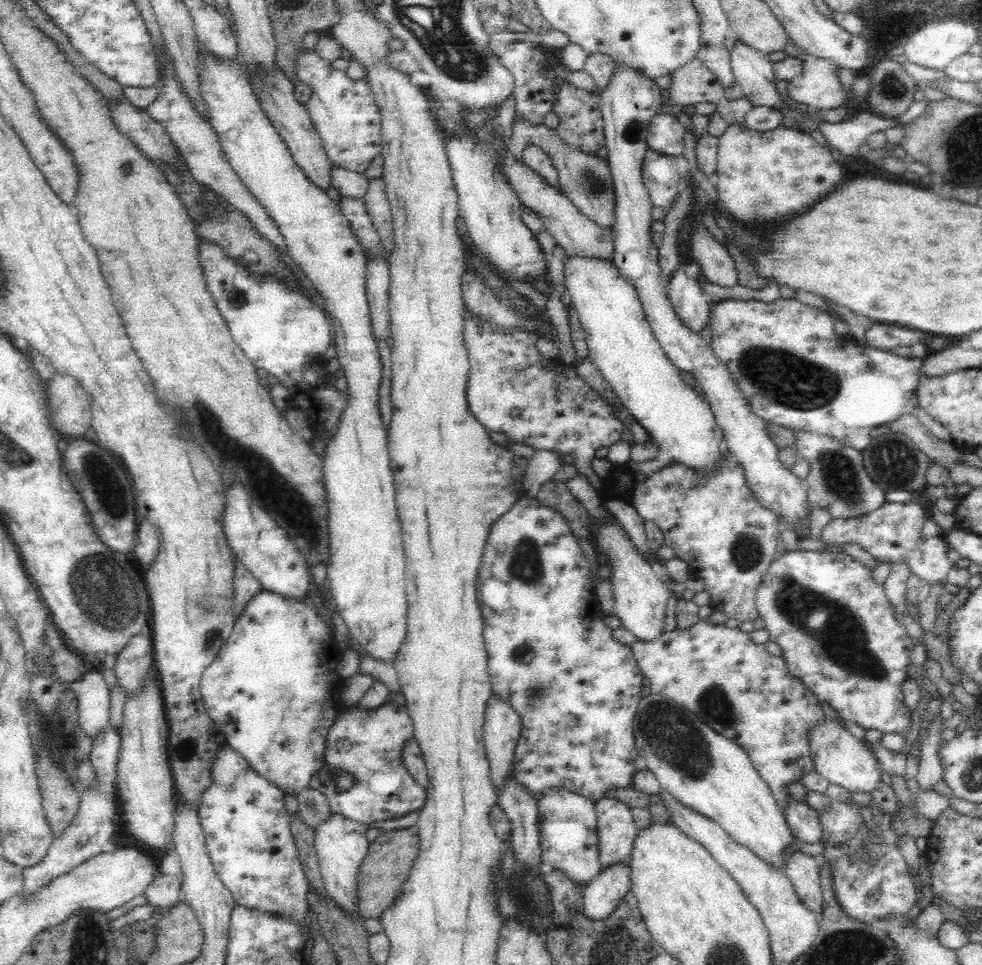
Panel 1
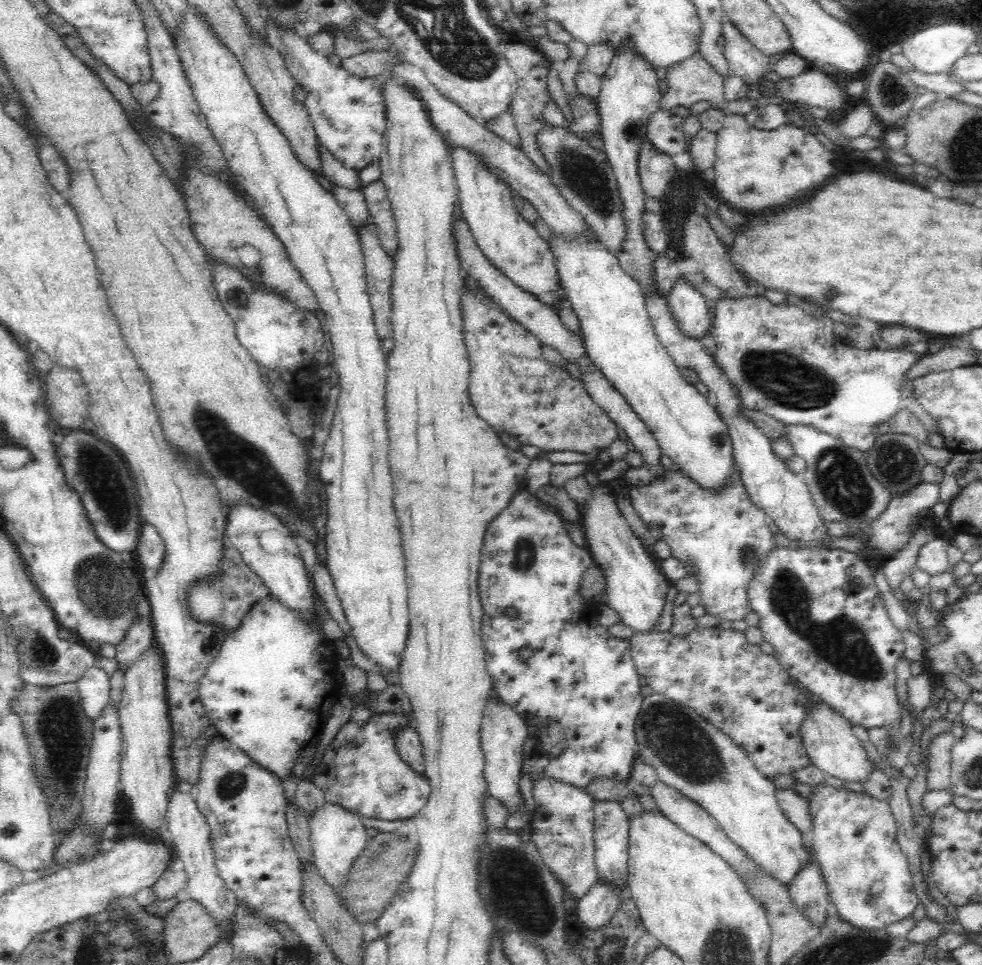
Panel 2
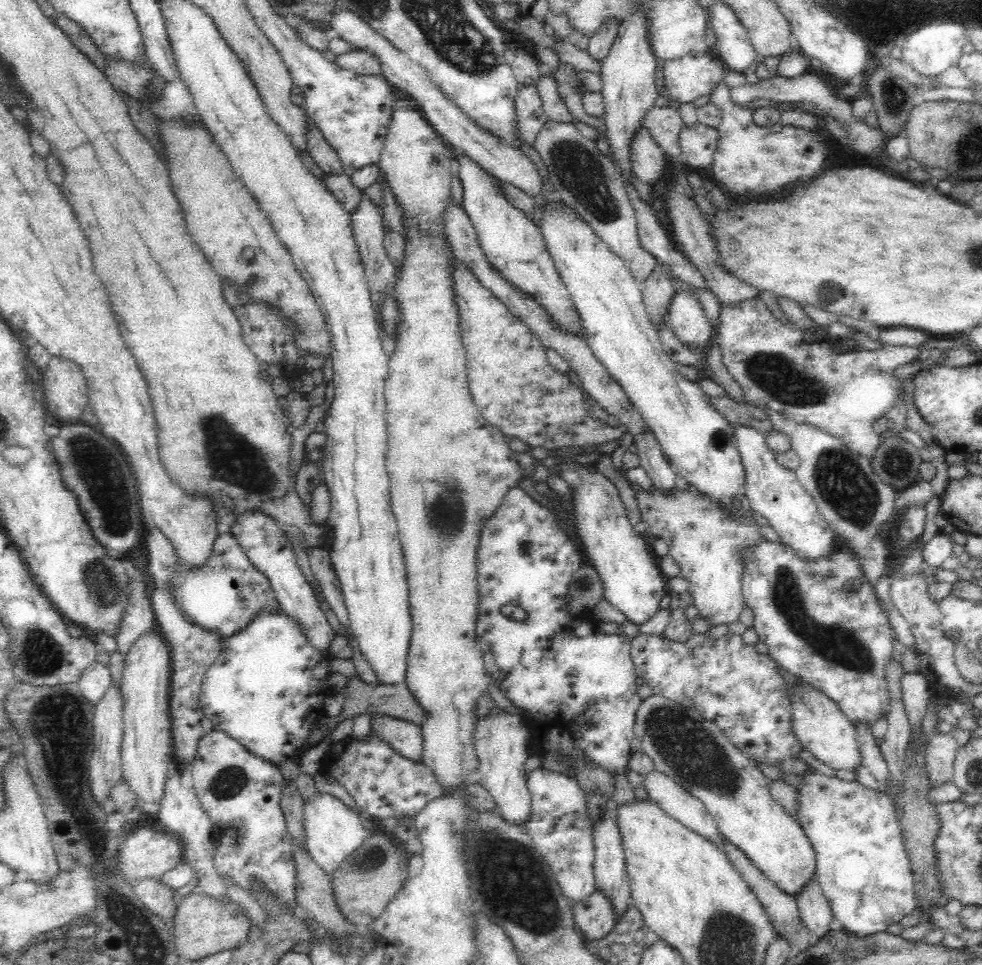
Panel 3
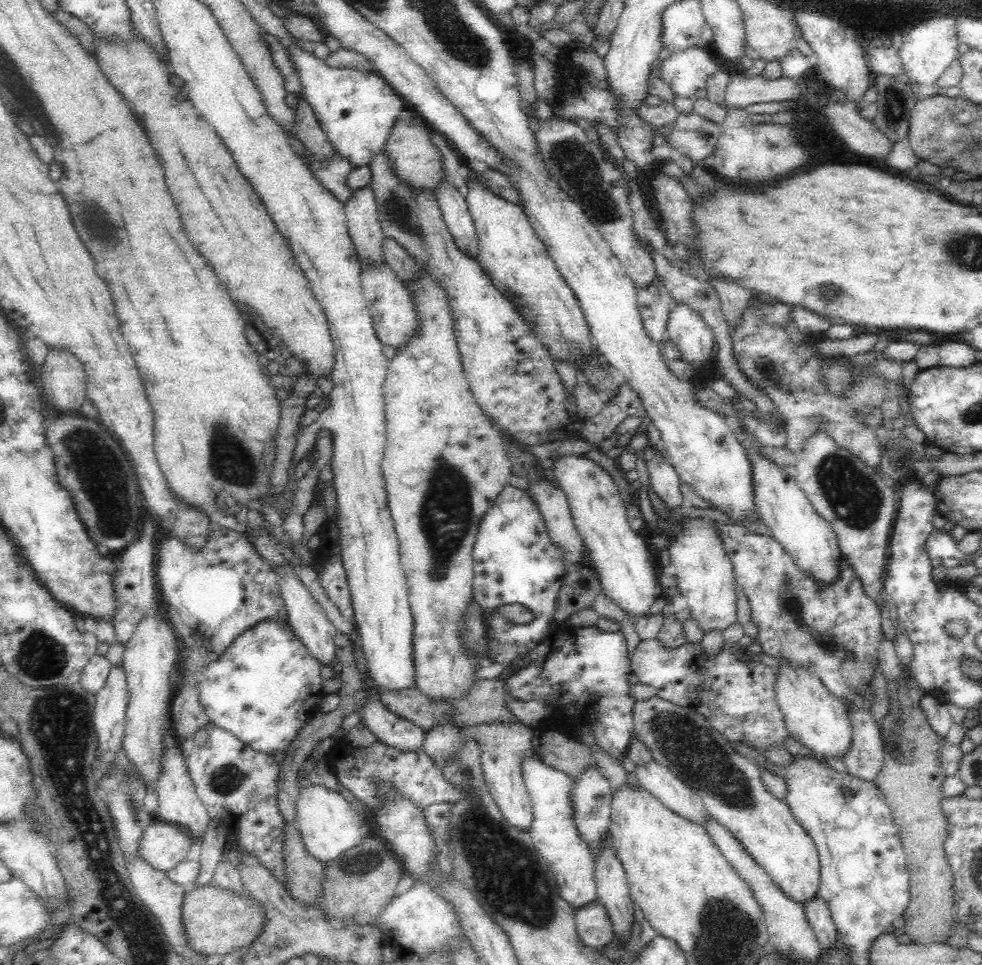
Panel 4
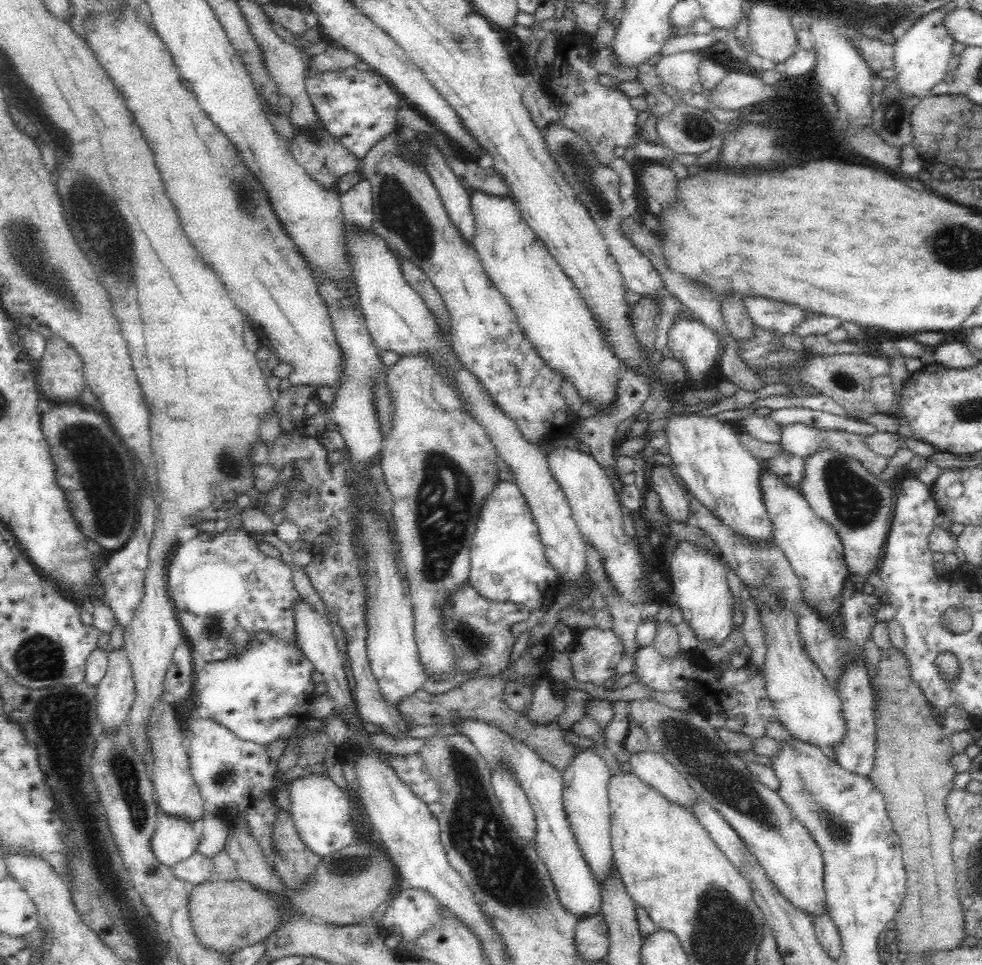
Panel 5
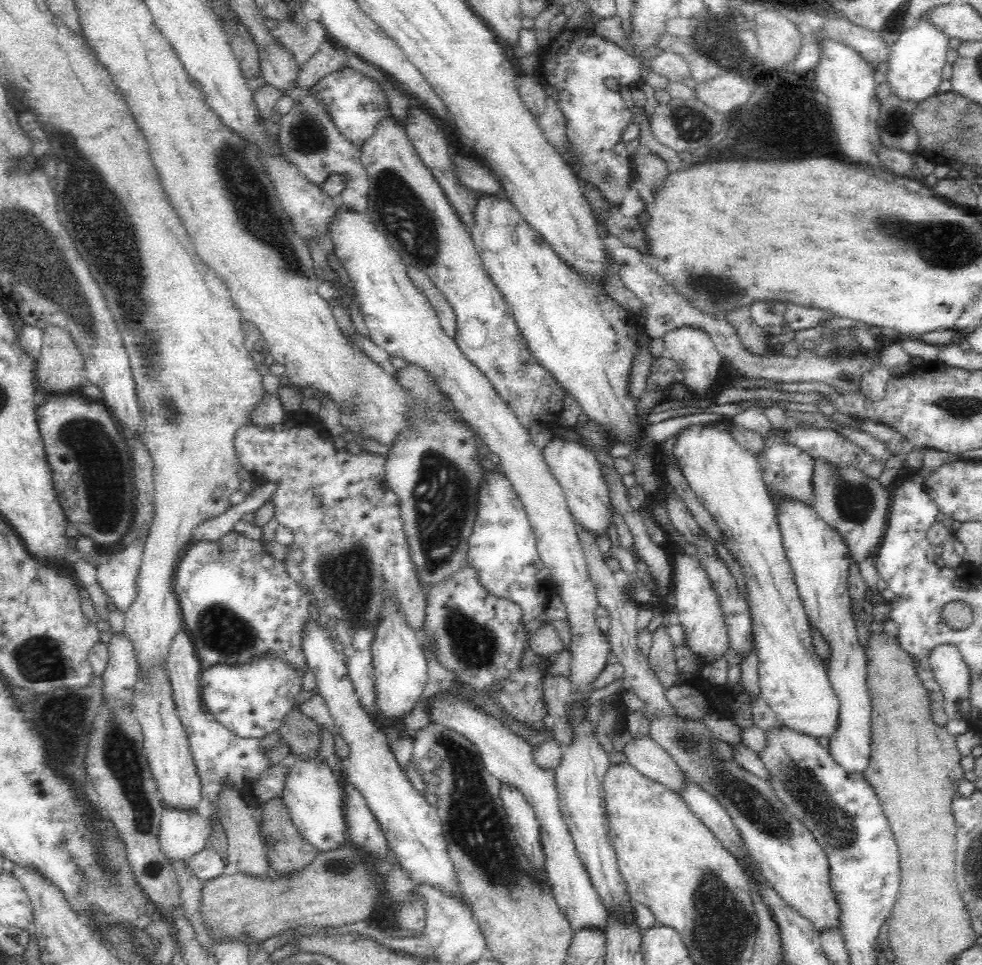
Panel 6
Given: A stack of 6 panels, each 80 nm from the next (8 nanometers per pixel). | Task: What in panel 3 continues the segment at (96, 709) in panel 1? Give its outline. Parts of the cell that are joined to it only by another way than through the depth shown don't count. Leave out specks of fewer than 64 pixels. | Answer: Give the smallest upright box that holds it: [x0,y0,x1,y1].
[77,661,112,708]

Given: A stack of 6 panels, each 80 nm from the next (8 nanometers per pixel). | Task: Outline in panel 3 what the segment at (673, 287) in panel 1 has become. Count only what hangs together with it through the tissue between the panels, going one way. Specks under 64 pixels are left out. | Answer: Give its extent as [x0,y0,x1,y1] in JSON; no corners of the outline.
[667,291,714,346]

